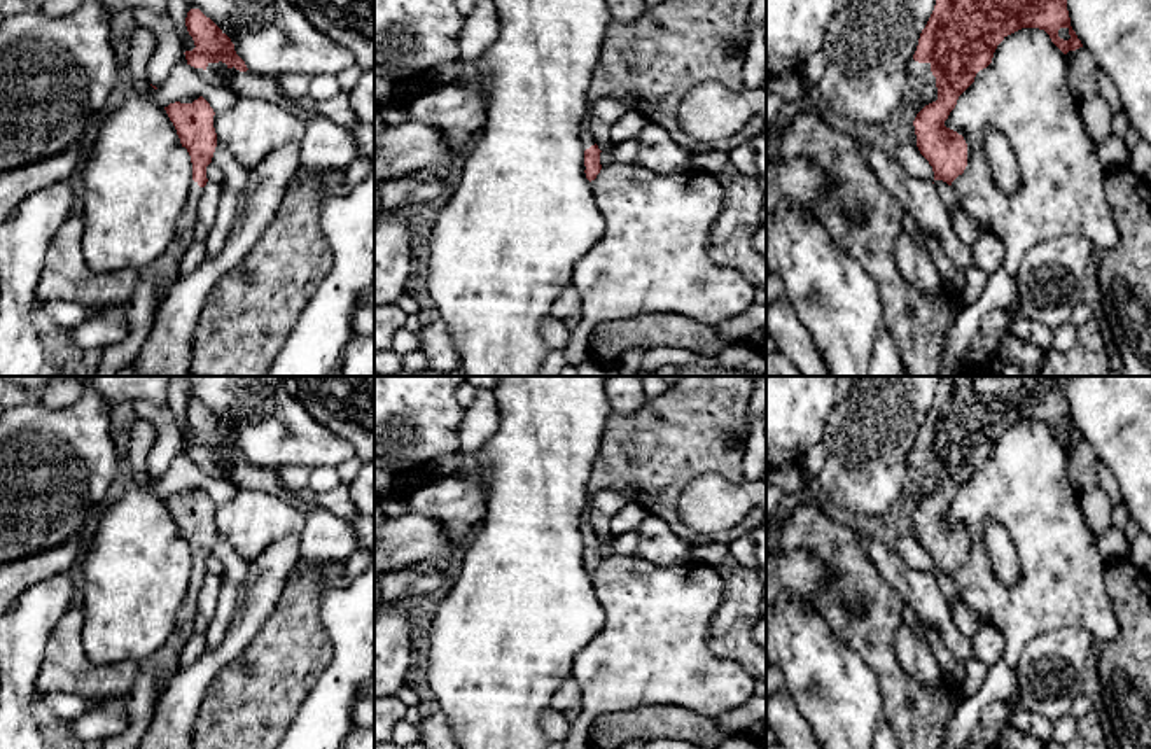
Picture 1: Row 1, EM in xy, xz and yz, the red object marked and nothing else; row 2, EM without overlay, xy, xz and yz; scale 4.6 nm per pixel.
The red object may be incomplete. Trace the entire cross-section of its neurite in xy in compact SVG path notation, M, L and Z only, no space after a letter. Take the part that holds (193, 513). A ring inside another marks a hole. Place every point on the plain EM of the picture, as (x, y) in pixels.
M203 488L192 495L170 495L164 502L177 522L182 539L191 548L192 572L168 640L152 656L138 662L140 674L131 691L124 696L129 724L122 733L108 738L110 749L138 749L147 733L157 698L178 670L180 653L194 634L196 602L208 574L206 558L212 555L217 539L215 504Z

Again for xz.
M582 520L581 522L581 537L584 542L584 565L586 570L591 574L602 562L600 556L600 541L596 537L596 525L593 522Z

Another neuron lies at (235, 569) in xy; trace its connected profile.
M219 534L212 555L220 560L222 576L215 614L205 632L206 649L213 649L224 640L236 609L236 590L245 581L248 572L248 564L234 551L227 539Z

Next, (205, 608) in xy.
M208 572L196 602L194 632L206 632L208 623L215 614L219 590L220 578Z

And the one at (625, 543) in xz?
M630 530L624 534L619 534L617 537L614 537L614 553L635 553L638 544L638 532L637 530Z

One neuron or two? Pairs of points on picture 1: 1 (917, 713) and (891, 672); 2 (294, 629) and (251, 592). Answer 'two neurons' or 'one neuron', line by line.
1: one neuron
2: two neurons

